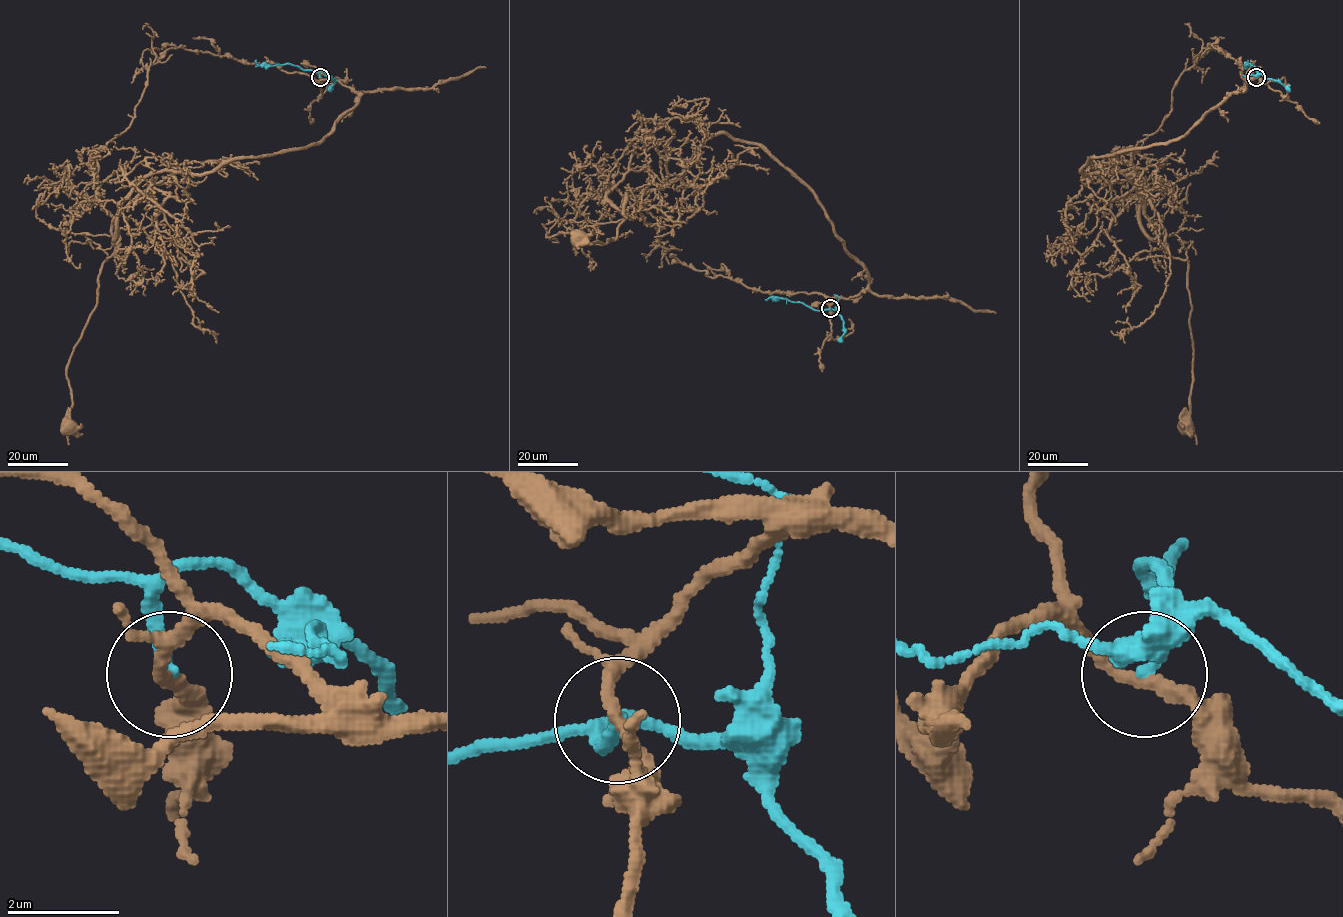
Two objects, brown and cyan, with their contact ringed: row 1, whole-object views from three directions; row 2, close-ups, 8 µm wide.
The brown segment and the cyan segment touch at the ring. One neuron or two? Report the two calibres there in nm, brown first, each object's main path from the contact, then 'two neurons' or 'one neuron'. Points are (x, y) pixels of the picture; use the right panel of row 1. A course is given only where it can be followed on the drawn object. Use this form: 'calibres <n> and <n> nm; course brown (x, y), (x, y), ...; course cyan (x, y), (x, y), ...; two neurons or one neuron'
calibres 240 and 220 nm; course brown (1256, 77), (1183, 135), (1093, 157), (1081, 169), (1120, 172), (1155, 238), (1188, 262), (1192, 379), (1183, 430); course cyan (1256, 77), (1258, 70), (1250, 63), (1246, 66), (1248, 60); two neurons

